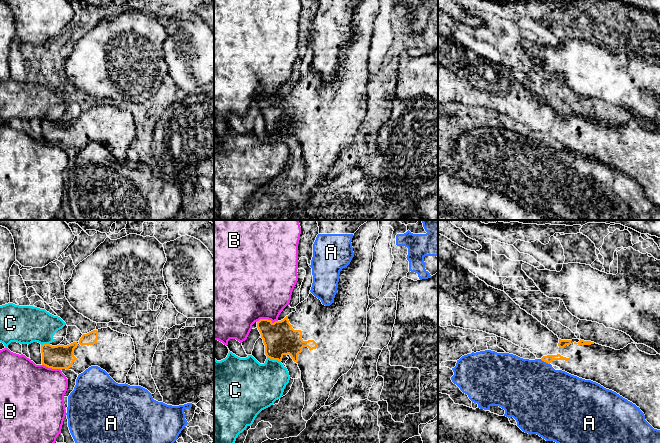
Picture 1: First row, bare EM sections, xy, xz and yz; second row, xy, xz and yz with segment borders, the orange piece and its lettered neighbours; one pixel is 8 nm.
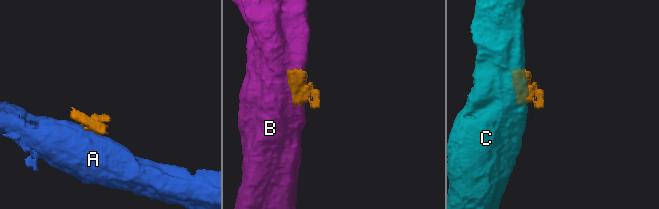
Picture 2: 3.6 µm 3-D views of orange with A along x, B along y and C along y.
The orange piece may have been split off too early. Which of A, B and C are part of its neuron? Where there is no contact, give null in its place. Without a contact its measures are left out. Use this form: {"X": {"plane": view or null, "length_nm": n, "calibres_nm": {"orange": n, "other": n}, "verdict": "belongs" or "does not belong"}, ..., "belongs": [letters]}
{"A": {"plane": "yz", "length_nm": 90, "calibres_nm": {"orange": 70, "other": 480}, "verdict": "does not belong"}, "B": {"plane": "xz", "length_nm": 180, "calibres_nm": {"orange": 260, "other": 480}, "verdict": "does not belong"}, "C": {"plane": "xz", "length_nm": 120, "calibres_nm": {"orange": 260, "other": 360}, "verdict": "does not belong"}, "belongs": []}

